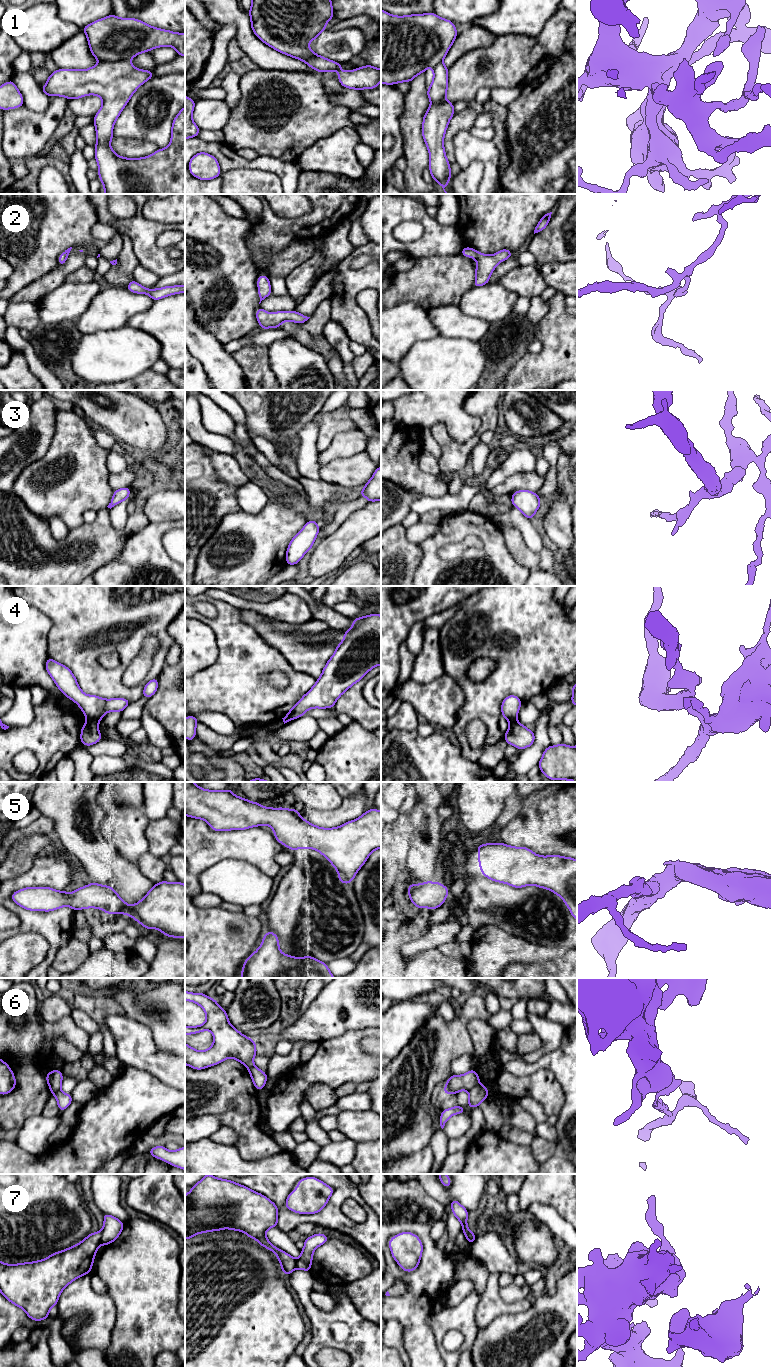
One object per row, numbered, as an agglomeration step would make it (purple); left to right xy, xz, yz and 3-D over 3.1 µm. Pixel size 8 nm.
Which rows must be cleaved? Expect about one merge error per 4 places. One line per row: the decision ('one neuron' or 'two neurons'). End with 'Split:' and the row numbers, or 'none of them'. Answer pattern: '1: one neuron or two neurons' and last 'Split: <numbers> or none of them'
1: one neuron
2: one neuron
3: one neuron
4: two neurons
5: one neuron
6: two neurons
7: two neurons
Split: 4, 6, 7

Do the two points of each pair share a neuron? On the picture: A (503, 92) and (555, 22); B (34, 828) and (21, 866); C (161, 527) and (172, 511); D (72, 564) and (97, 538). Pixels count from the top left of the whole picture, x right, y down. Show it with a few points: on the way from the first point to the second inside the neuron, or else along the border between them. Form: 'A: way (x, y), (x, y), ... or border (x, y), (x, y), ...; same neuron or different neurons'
A: border (522, 84), (513, 87), (494, 87), (491, 89); different neurons
B: border (54, 836), (26, 835), (18, 839); different neurons
C: border (174, 520), (150, 523); different neurons
D: way (77, 558), (91, 544); same neuron

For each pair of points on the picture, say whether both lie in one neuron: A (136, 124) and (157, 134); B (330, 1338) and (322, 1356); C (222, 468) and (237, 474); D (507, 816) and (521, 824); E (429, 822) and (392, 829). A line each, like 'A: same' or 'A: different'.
A: same
B: different
C: same
D: different
E: different

